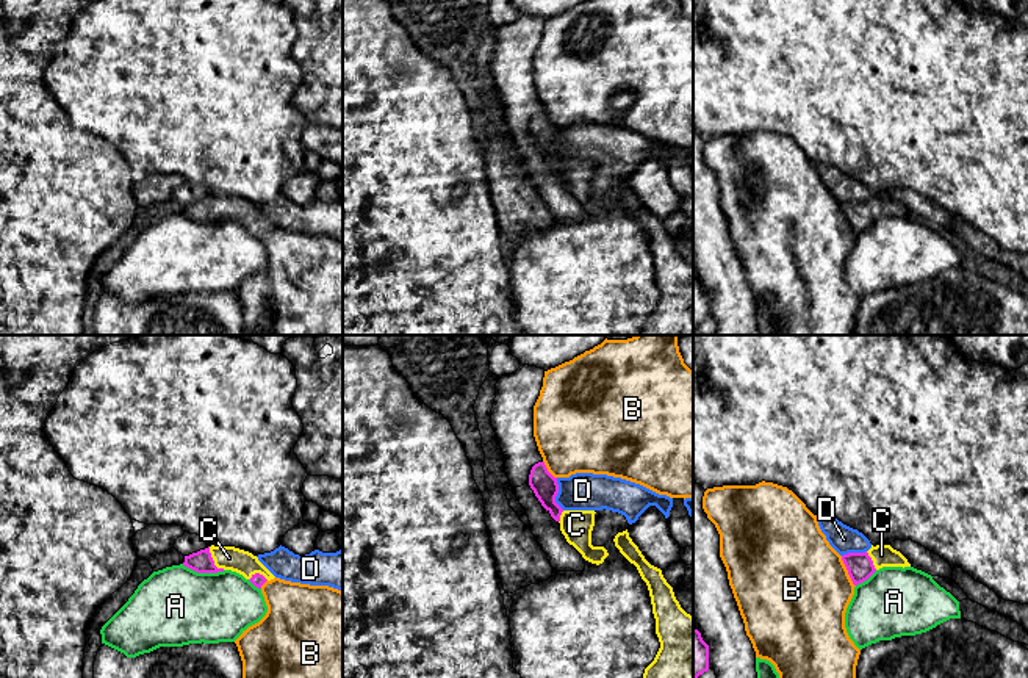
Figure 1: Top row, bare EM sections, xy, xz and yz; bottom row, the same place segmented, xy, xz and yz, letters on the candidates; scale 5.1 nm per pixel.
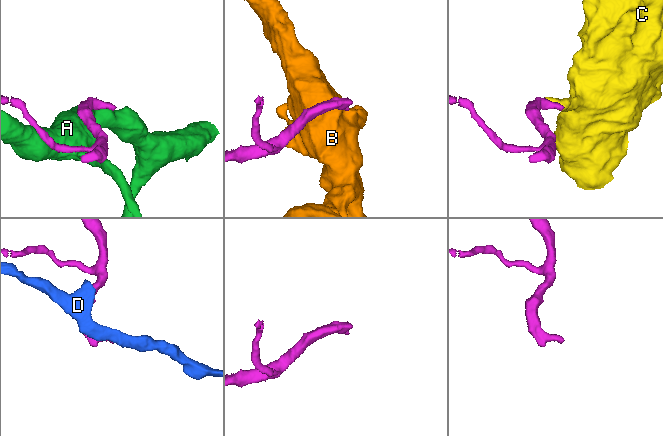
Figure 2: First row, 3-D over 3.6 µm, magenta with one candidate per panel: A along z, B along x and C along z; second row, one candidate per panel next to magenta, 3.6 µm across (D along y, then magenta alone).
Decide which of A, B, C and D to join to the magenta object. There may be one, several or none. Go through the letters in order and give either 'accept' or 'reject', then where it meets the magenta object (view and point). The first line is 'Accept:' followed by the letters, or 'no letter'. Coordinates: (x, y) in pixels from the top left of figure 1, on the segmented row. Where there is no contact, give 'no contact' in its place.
Accept: C
A: reject; contact xy (204, 572)
B: reject; contact yz (848, 572)
C: accept; contact xy (213, 561)
D: reject; contact xz (557, 492)

